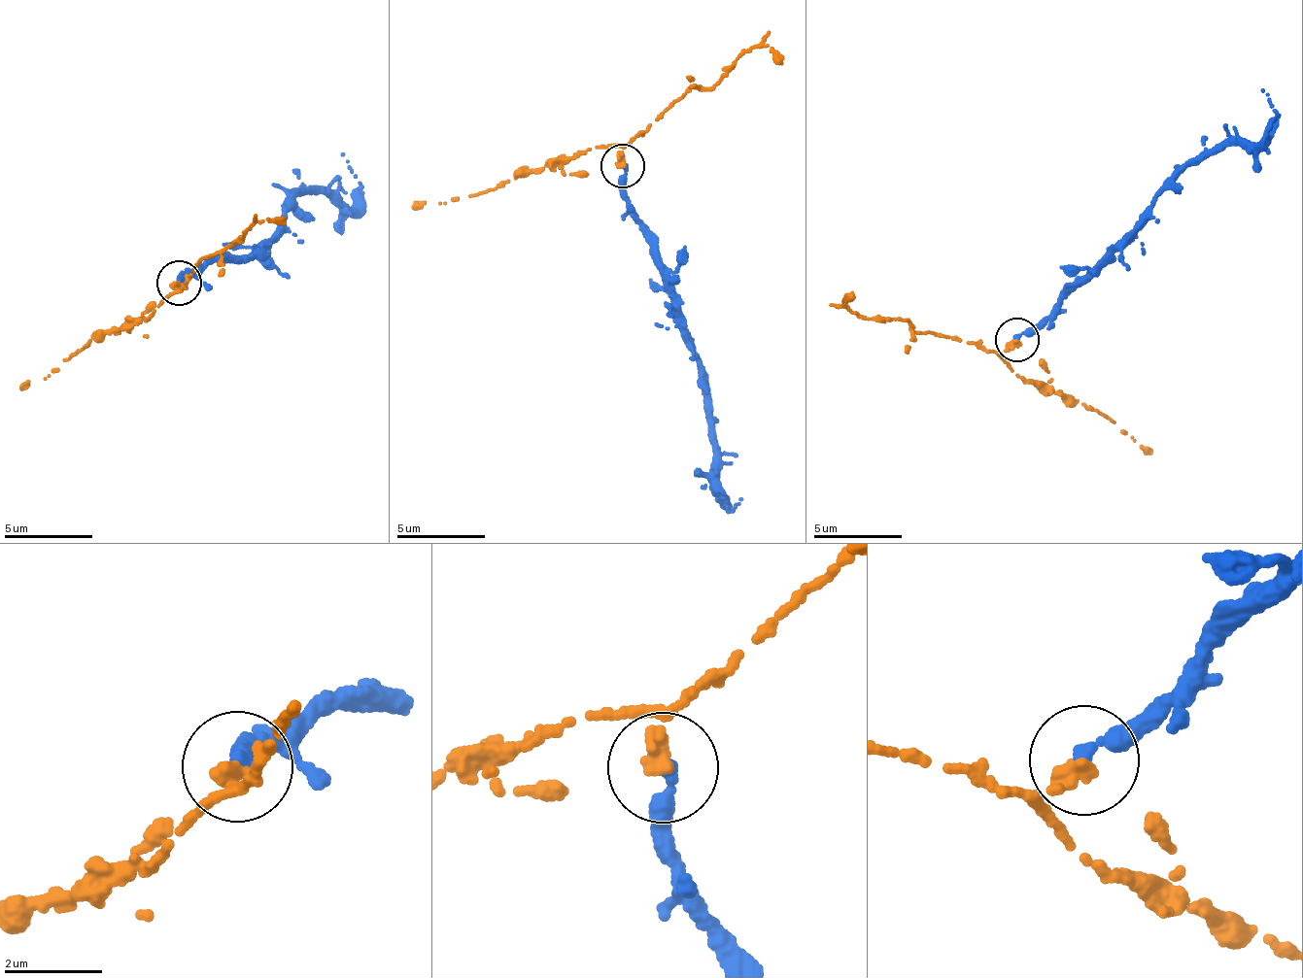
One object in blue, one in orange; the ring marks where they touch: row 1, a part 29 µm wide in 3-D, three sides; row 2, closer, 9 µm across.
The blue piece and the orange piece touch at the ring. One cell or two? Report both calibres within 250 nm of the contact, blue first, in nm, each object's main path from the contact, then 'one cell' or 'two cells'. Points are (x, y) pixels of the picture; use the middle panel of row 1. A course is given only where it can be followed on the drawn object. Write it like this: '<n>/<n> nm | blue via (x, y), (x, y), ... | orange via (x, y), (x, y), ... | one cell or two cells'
320/380 nm | blue via (624, 167), (627, 211), (653, 234), (664, 287), (707, 389), (713, 445), (708, 489), (736, 509), (742, 500) | orange via (624, 162), (615, 146), (589, 150), (514, 174), (489, 189), (440, 204), (412, 208) | two cells

